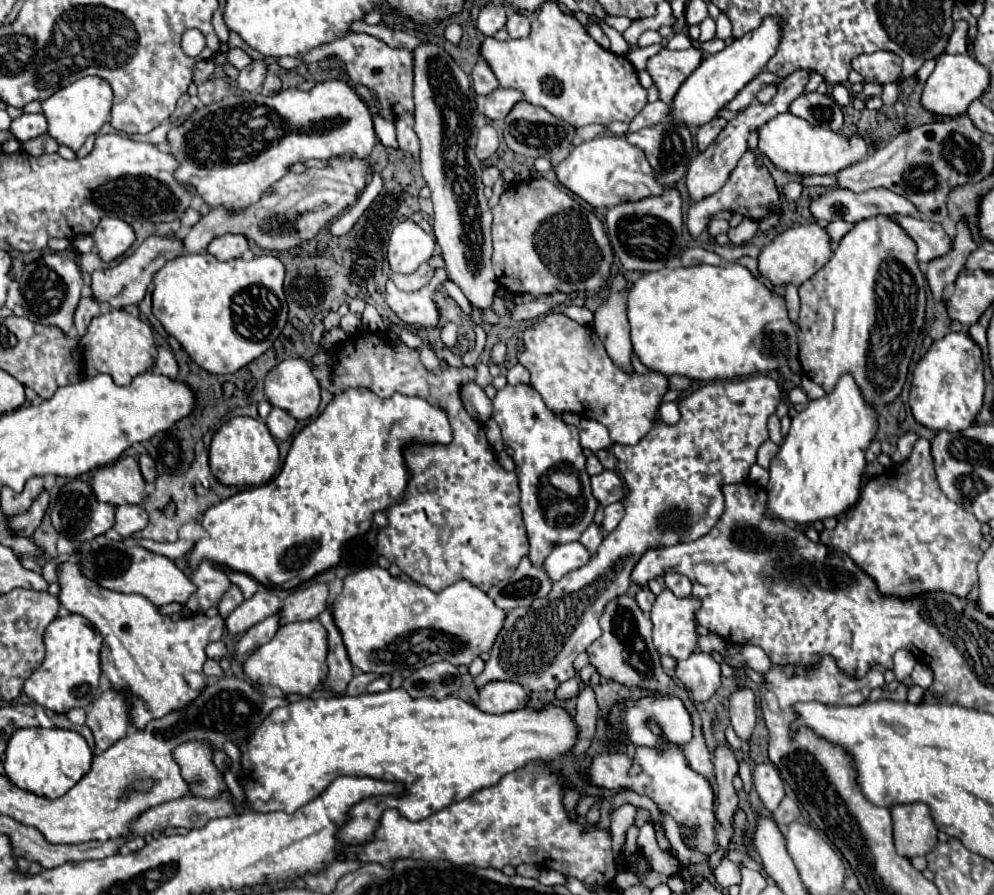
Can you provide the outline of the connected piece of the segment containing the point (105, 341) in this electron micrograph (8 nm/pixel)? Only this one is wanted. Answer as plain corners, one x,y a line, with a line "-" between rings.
112,309
106,315
94,317
82,337
82,347
94,373
108,373
116,385
128,385
136,375
150,371
156,361
156,343
150,325
132,317
124,309

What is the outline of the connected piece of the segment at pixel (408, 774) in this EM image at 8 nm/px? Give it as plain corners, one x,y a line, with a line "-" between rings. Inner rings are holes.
388,689
388,691
382,691
382,693
362,693
358,697
320,697
320,699
304,699
304,701
296,701
296,703
290,703
286,707
278,707
274,709
266,719
264,723
254,731
254,735
242,745
242,773
240,773
240,785
246,793
246,799
250,803
250,809
252,811
286,811
286,813
294,813
296,809
300,809
302,805
306,805
308,801
312,801
314,797
318,797
336,777
340,775
356,775
356,777
374,777
374,779
382,779
382,781
402,781
406,791
402,797
372,797
372,799
366,799
366,801
360,801
360,805
354,805
354,809
350,811
350,823
346,823
338,837
340,841
344,843
364,843
368,839
372,839
374,835
374,829
378,827
378,819
382,815
382,811
386,807
394,807
398,809
406,819
410,821
422,821
426,817
430,817
434,811
440,811
444,807
448,807
450,803
458,803
470,795
474,795
474,791
480,791
482,787
494,787
494,783
498,783
498,779
502,779
502,775
508,775
510,771
516,771
516,769
522,769
526,763
530,761
554,761
554,759
560,759
564,757
578,741
578,725
574,721
574,717
570,715
570,711
558,707
558,705
552,705
548,703
546,707
540,707
540,709
534,709
534,707
522,707
522,709
516,709
516,711
508,711
508,713
502,713
502,715
490,715
490,713
484,713
480,711
476,705
468,703
468,701
462,701
458,699
456,695
448,695
446,699
438,701
438,699
430,699
430,697
422,697
422,699
414,699
408,695
406,689

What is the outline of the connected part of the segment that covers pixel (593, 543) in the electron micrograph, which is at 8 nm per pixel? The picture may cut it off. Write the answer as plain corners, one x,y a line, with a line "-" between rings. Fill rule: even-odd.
590,523
590,527
588,527
588,529
582,533
582,537
580,537
580,543
586,545
588,551
594,555
596,549
598,549
598,545
600,545
600,541
602,541
602,537
604,537
602,527
596,525
596,523

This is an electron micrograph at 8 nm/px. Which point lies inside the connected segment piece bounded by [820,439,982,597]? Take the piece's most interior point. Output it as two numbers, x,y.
903,531

